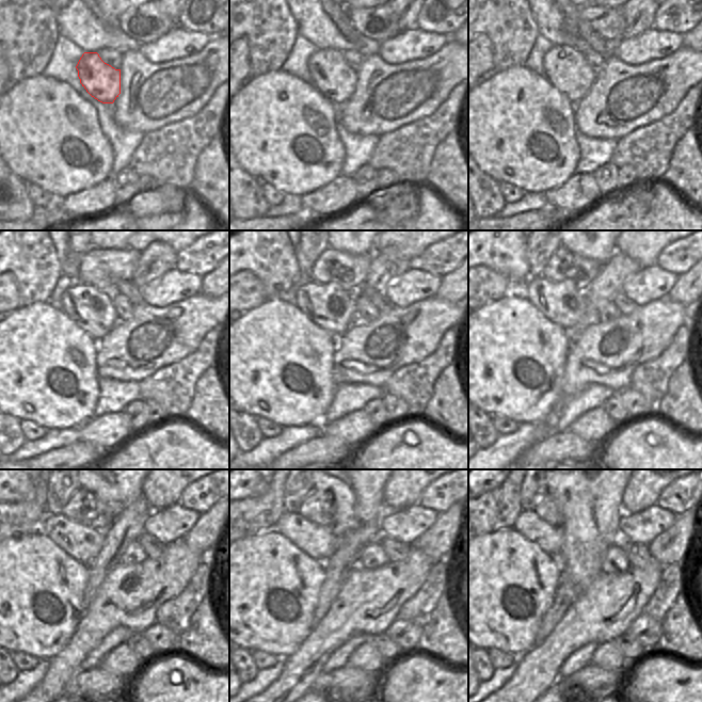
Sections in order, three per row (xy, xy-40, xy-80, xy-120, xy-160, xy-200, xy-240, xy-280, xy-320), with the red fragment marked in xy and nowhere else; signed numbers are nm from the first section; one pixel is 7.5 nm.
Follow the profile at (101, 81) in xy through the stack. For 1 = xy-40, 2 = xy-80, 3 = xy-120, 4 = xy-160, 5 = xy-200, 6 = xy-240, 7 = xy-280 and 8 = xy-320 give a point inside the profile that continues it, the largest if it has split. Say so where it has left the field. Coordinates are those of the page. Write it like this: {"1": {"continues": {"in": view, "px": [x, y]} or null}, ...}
{"1": {"continues": {"in": "xy-40", "px": [332, 76]}}, "2": {"continues": {"in": "xy-80", "px": [564, 66]}}, "3": {"continues": {"in": "xy-120", "px": [90, 307]}}, "4": {"continues": {"in": "xy-160", "px": [329, 305]}}, "5": {"continues": {"in": "xy-200", "px": [563, 303]}}, "6": {"continues": {"in": "xy-240", "px": [81, 542]}}, "7": {"continues": {"in": "xy-280", "px": [319, 542]}}, "8": {"continues": {"in": "xy-320", "px": [549, 538]}}}

